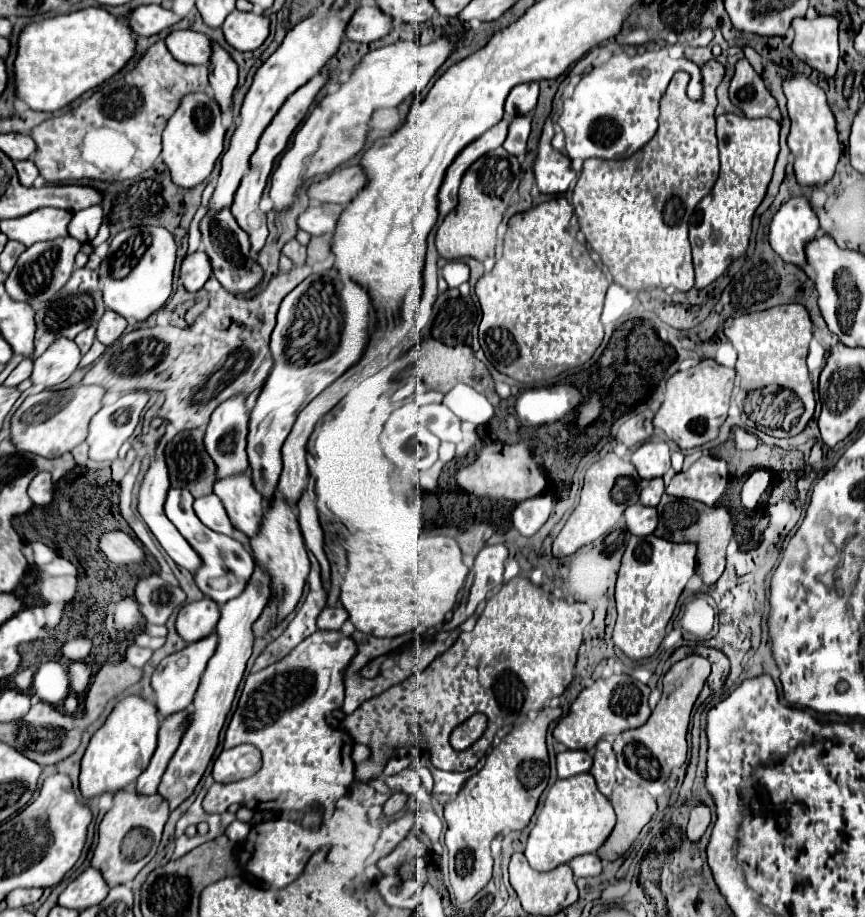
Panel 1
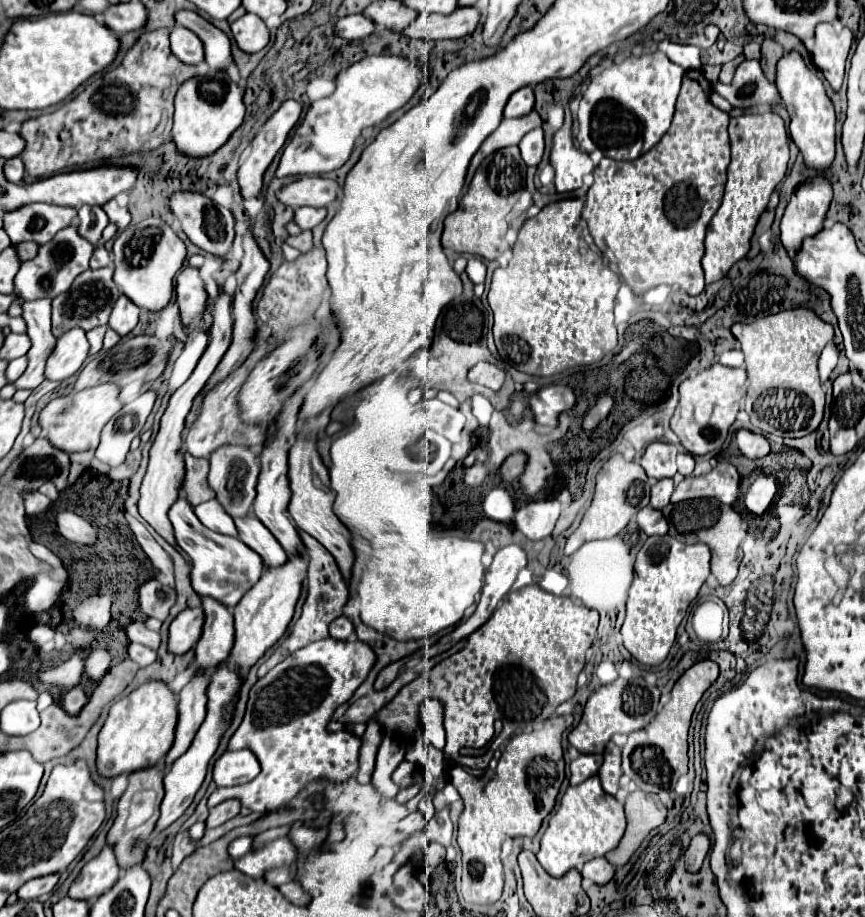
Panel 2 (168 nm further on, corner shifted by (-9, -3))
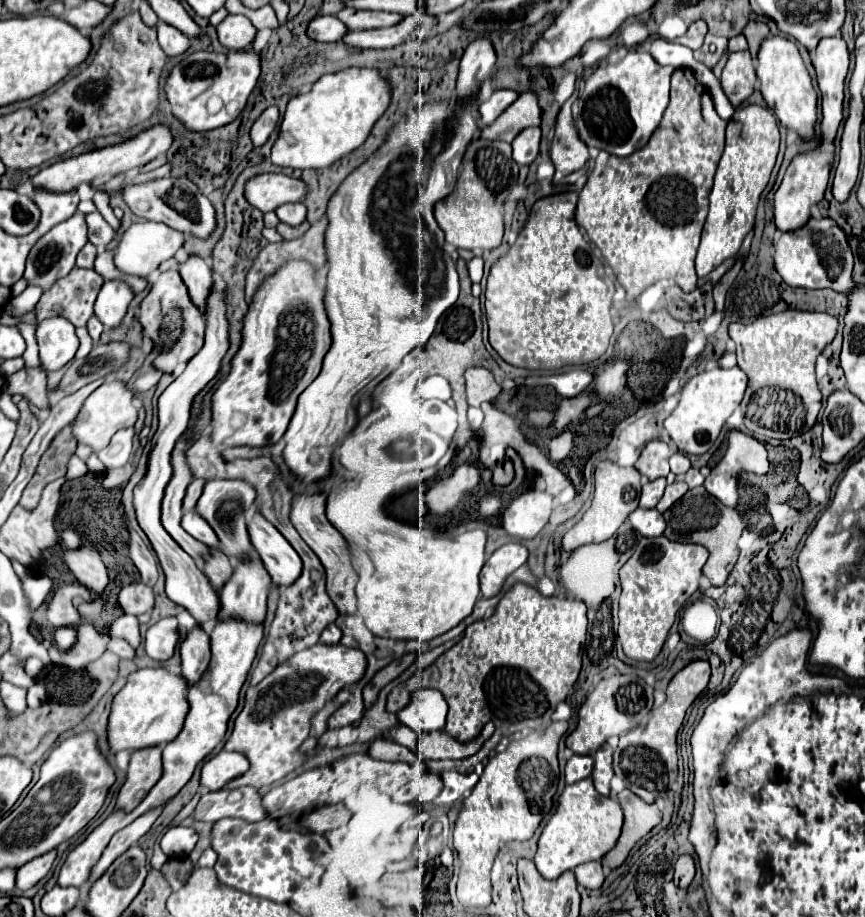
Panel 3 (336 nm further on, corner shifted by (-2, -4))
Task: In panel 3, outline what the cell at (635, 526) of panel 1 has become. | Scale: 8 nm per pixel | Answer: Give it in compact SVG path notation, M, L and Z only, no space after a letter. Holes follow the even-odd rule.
M637 508L635 512L631 512L629 522L633 524L633 528L641 534L641 536L661 536L665 530L665 520L663 514L655 508L645 510L645 508Z

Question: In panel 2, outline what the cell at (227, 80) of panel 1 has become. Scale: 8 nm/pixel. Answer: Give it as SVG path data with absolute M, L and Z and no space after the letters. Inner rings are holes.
M180 9L174 13L174 21L198 35L198 39L204 43L204 55L210 69L228 69L234 63L230 53L230 39L204 17L194 11Z

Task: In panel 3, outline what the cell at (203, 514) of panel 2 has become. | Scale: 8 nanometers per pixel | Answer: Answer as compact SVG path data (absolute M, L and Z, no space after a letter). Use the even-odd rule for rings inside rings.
M195 510L183 514L181 526L183 526L193 538L197 538L199 542L203 542L203 544L207 544L207 546L213 546L213 548L219 548L219 536L211 530L211 526L207 524L207 520L201 518Z

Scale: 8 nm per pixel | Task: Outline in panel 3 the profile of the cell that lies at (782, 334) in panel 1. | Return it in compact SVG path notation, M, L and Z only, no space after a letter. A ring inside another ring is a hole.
M801 310L759 316L753 324L747 326L729 324L729 336L737 344L739 368L749 376L749 386L743 398L745 426L749 432L785 440L811 430L821 410L821 392L815 380L815 358L835 338L835 334L837 318L821 312ZM765 388L773 388L765 392L765 398L761 398L769 402L753 402L753 396L759 396L759 390L763 394ZM785 394L795 394L795 400L787 400Z

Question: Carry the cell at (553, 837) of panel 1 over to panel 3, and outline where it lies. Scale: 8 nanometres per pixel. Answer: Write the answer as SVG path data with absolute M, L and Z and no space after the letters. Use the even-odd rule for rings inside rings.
M591 778L567 786L559 796L555 814L549 818L539 838L539 848L535 854L535 866L539 874L547 880L555 880L565 870L573 870L583 862L601 860L615 846L621 834L621 824L623 824L621 806L611 798L599 796L597 790L593 788Z

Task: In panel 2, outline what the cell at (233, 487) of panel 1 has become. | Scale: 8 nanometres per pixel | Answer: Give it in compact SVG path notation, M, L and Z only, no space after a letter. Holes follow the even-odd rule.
M256 517L238 519L234 523L238 529L238 539L260 555L264 567L280 567L286 563L288 557L284 549L278 547L278 541L274 541L274 537L262 527Z

